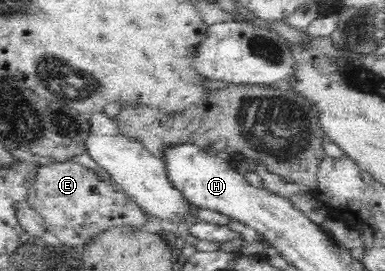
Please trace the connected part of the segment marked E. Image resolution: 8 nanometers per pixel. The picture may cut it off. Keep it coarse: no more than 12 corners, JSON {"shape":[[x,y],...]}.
{"shape":[[72,161],[40,167],[28,194],[61,246],[129,225],[150,233],[131,196]]}

